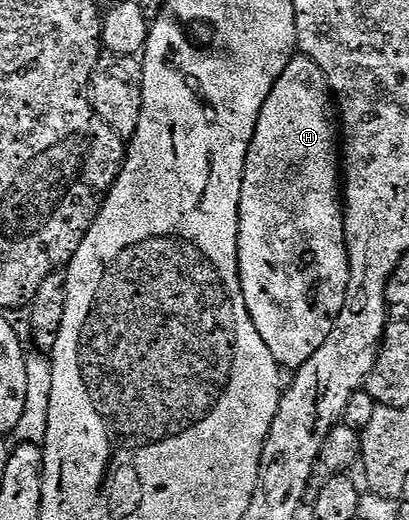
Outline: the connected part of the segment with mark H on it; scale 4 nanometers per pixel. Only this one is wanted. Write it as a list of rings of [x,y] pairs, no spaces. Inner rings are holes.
[[[294,55],[283,70],[282,76],[274,84],[267,102],[257,119],[257,129],[250,143],[249,156],[246,159],[247,175],[242,186],[241,196],[241,238],[238,242],[241,262],[241,285],[247,298],[247,306],[259,334],[267,342],[271,354],[278,364],[286,369],[296,370],[305,363],[327,342],[333,333],[339,314],[345,309],[345,299],[349,293],[349,246],[345,242],[345,214],[343,211],[343,184],[339,179],[339,132],[333,129],[335,124],[335,104],[331,99],[329,81],[325,79],[321,67],[310,56]]]

